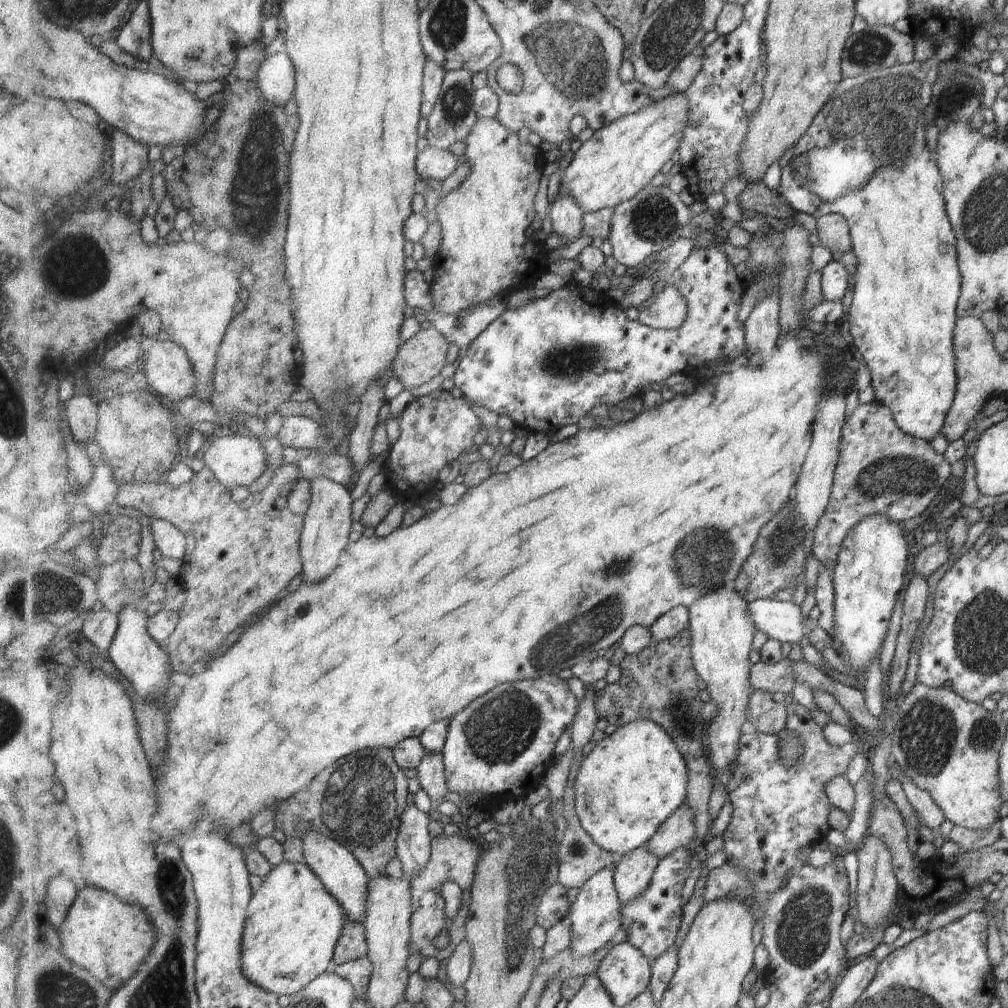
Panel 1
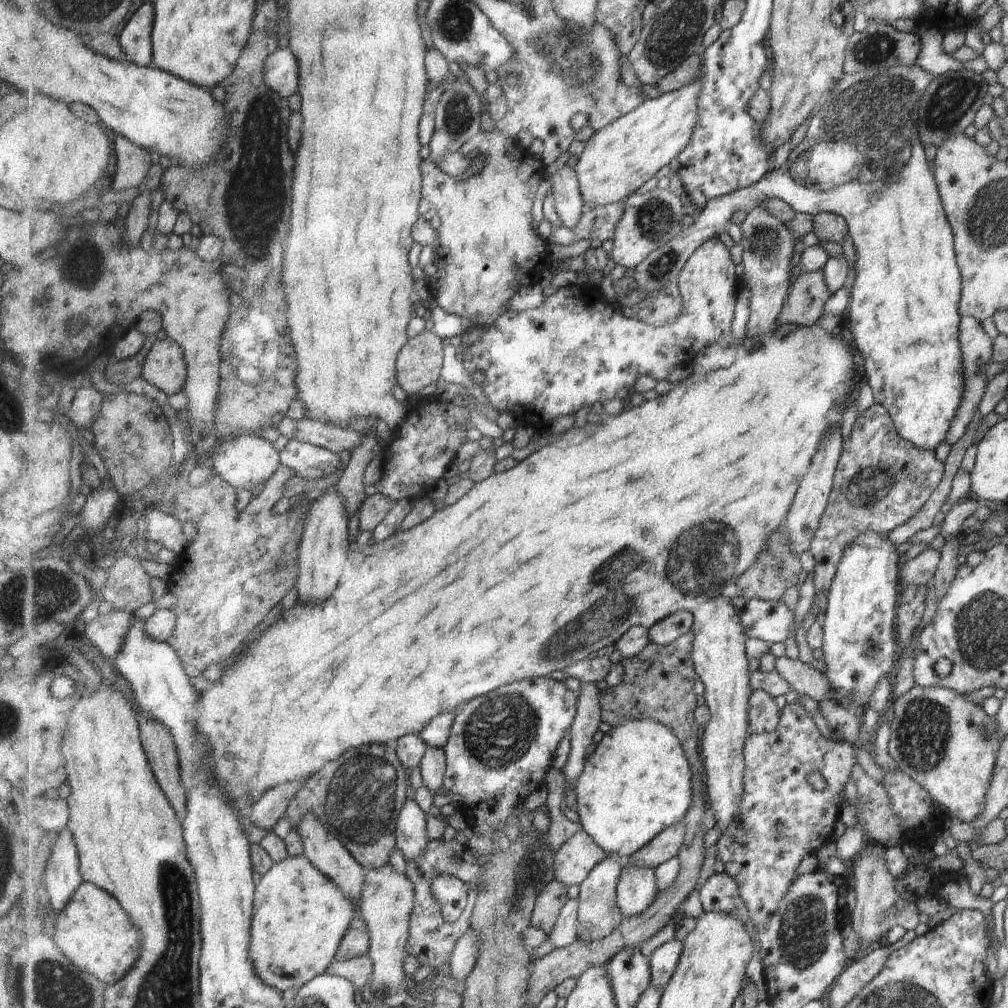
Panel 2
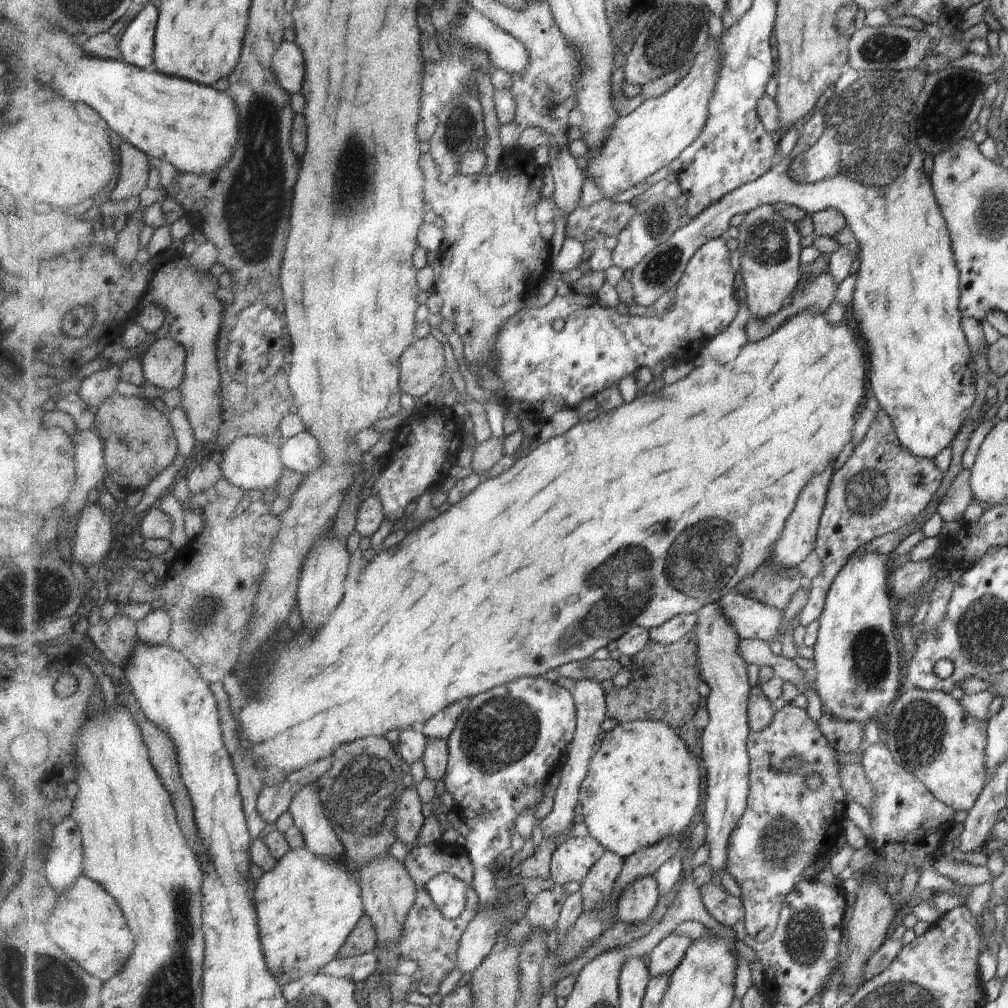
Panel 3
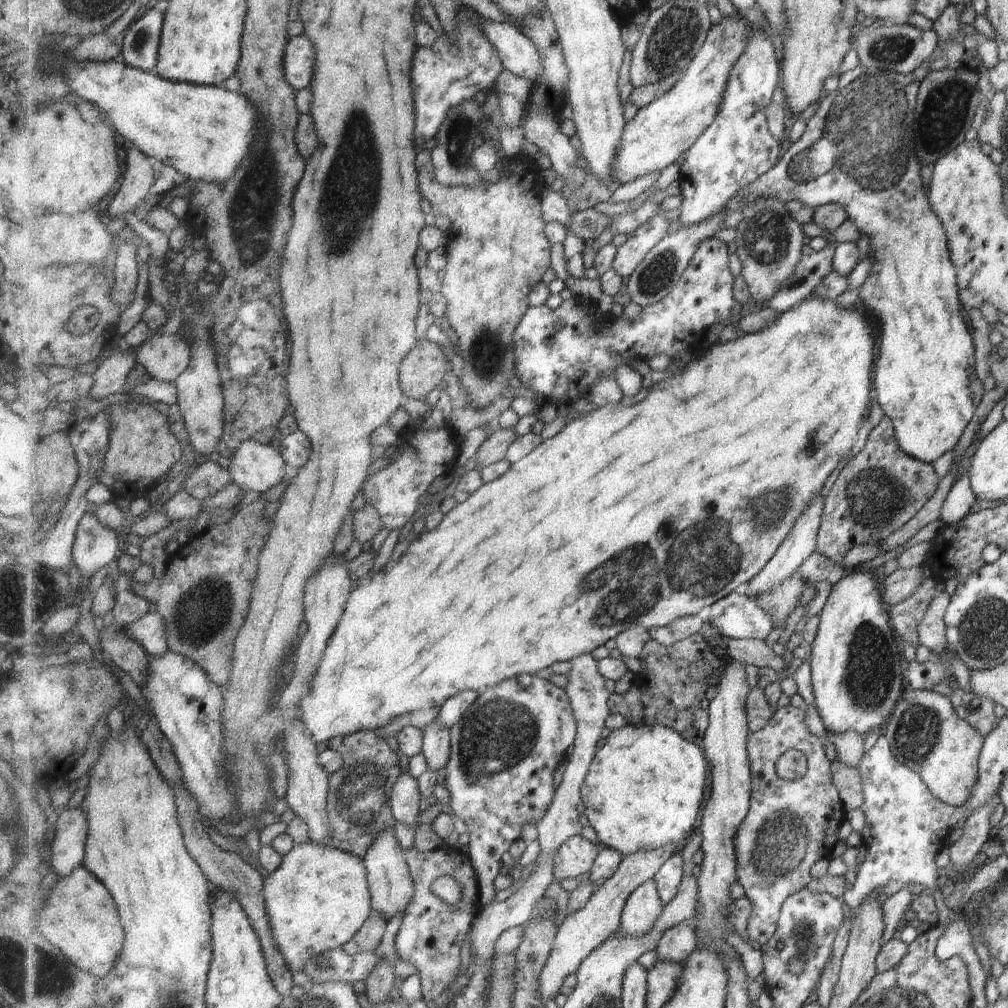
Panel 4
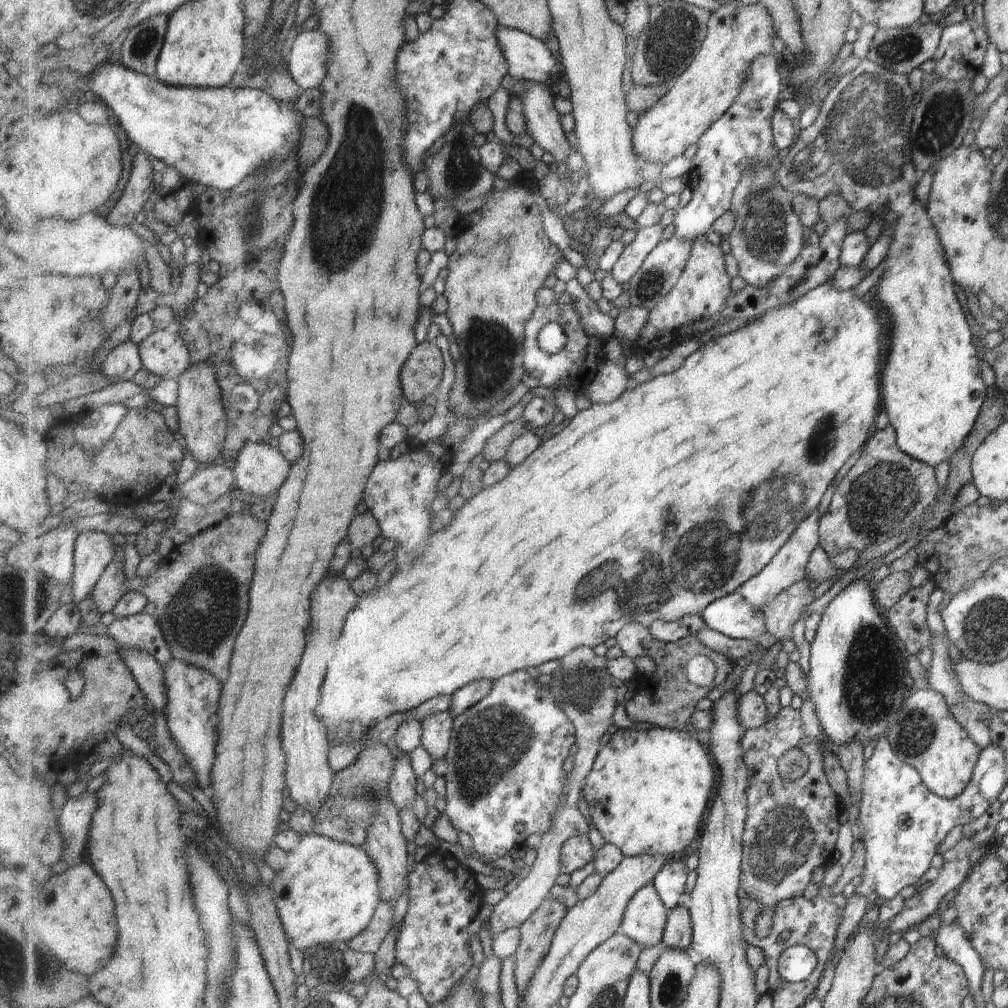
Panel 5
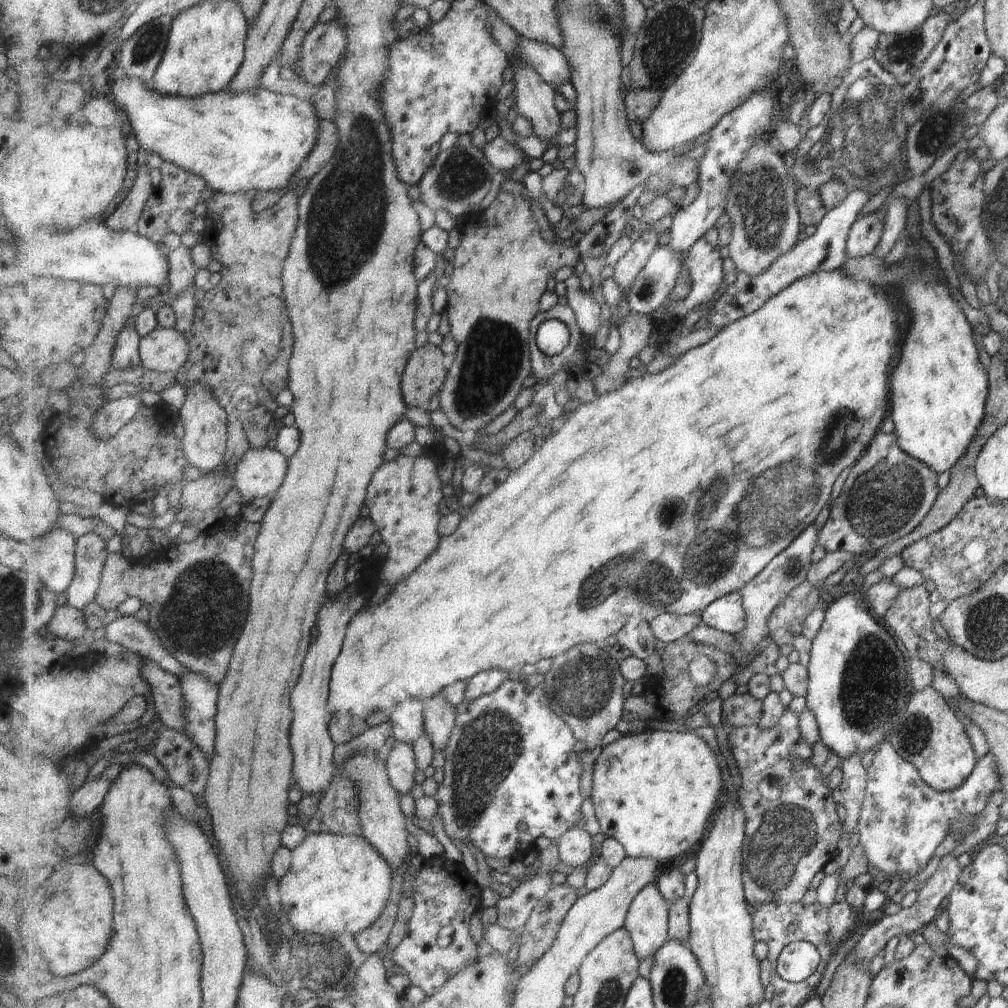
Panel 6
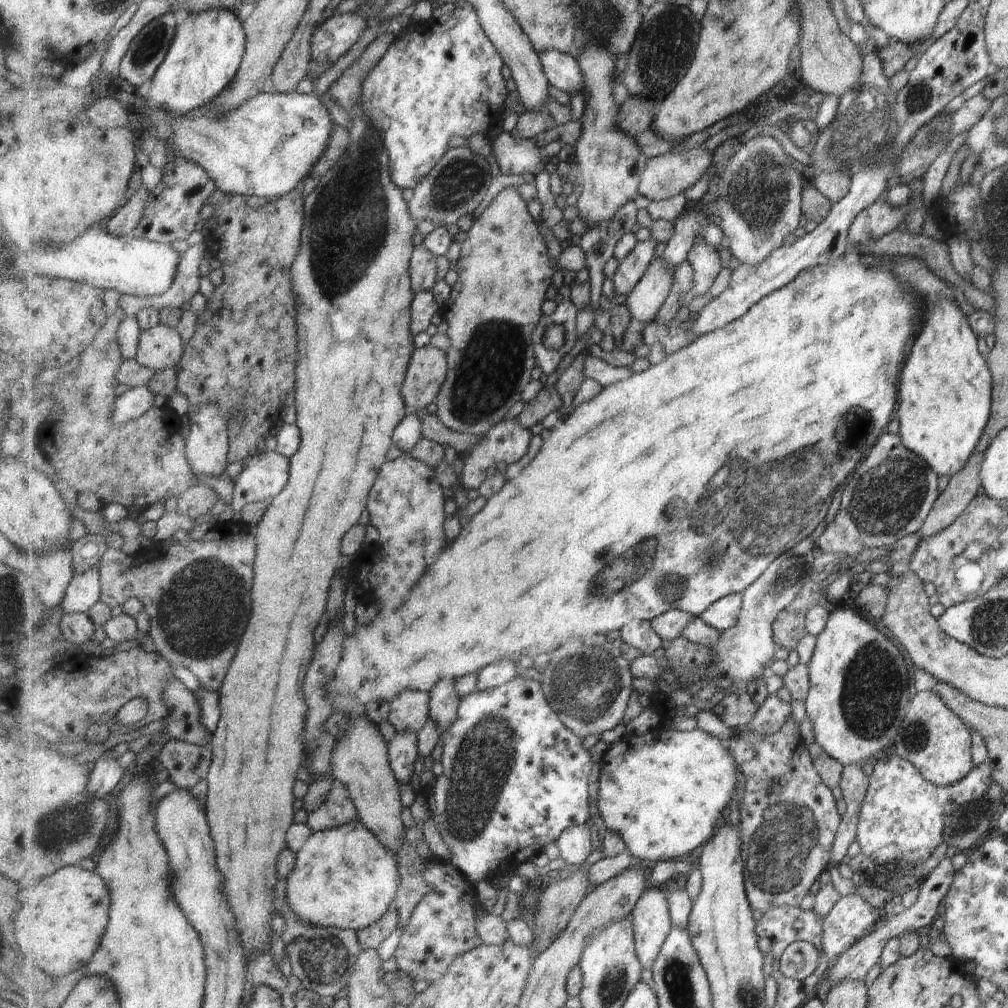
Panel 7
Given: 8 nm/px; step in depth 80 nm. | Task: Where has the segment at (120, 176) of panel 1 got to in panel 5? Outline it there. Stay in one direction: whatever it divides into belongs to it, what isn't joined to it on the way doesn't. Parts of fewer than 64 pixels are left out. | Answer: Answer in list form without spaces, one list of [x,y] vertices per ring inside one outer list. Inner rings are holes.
[[[143,150],[137,152],[132,160],[128,183],[107,215],[109,223],[116,227],[125,227],[125,224],[136,222],[137,214],[143,210],[154,187],[157,187],[155,173],[147,160],[147,154]]]

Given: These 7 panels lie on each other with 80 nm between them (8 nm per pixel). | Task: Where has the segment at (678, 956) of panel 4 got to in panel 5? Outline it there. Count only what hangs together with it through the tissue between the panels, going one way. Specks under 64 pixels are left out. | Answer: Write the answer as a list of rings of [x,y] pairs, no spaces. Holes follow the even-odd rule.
[[[687,903],[670,910],[662,938],[664,950],[677,949],[689,954],[694,950],[693,923]]]

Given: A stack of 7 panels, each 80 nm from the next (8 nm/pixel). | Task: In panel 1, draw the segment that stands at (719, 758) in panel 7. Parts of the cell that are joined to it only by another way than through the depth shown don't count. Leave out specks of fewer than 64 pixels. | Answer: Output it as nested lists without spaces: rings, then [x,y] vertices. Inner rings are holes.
[[[652,719],[629,722],[599,741],[591,753],[583,758],[574,790],[576,791],[575,814],[583,829],[594,842],[607,850],[625,856],[647,845],[659,828],[687,804],[689,768],[681,748],[675,744],[671,734]]]

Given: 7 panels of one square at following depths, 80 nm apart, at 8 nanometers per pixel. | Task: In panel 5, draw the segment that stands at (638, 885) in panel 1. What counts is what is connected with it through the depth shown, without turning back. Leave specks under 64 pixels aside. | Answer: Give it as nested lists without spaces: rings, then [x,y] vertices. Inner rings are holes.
[[[653,883],[644,886],[630,900],[621,931],[643,948],[661,946],[670,910]]]

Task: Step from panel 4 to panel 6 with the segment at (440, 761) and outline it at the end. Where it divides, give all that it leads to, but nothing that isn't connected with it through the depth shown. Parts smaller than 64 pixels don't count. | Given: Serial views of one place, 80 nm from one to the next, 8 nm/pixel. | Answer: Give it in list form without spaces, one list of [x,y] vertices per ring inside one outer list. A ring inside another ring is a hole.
[[[443,691],[425,699],[424,704],[426,734],[433,740],[435,751],[444,752],[455,728],[458,708],[449,704],[449,700],[443,696]]]

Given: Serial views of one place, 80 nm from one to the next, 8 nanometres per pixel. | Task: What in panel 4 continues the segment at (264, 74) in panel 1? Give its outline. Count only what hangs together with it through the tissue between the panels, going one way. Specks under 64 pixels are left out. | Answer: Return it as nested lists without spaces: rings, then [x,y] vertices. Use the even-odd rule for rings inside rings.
[[[304,33],[288,40],[284,46],[282,67],[287,82],[296,90],[303,90],[310,85],[315,62],[315,48]]]

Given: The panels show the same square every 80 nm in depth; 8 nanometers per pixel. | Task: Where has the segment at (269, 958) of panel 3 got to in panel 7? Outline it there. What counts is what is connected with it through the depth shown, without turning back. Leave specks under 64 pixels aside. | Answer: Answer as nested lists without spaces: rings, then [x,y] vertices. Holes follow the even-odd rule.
[[[358,819],[312,834],[297,853],[297,866],[286,882],[286,896],[301,920],[323,928],[358,932],[393,908],[400,884],[398,854],[383,846]]]

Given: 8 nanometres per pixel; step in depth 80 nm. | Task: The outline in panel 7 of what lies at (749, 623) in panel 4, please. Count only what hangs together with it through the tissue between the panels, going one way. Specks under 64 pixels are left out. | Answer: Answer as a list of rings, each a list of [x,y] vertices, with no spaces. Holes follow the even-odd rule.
[[[741,593],[721,598],[703,612],[702,618],[709,626],[723,632],[737,624],[742,614],[743,604]]]

